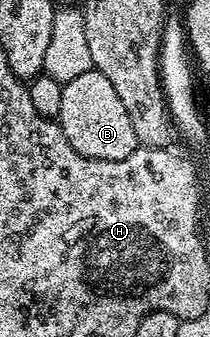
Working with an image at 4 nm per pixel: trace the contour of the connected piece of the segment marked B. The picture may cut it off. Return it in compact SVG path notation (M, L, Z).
M94 69L63 84L61 113L57 122L69 145L90 159L121 161L140 146L137 134L133 133L129 113L125 113L125 105L121 97L117 97L117 89L113 89L107 78Z

